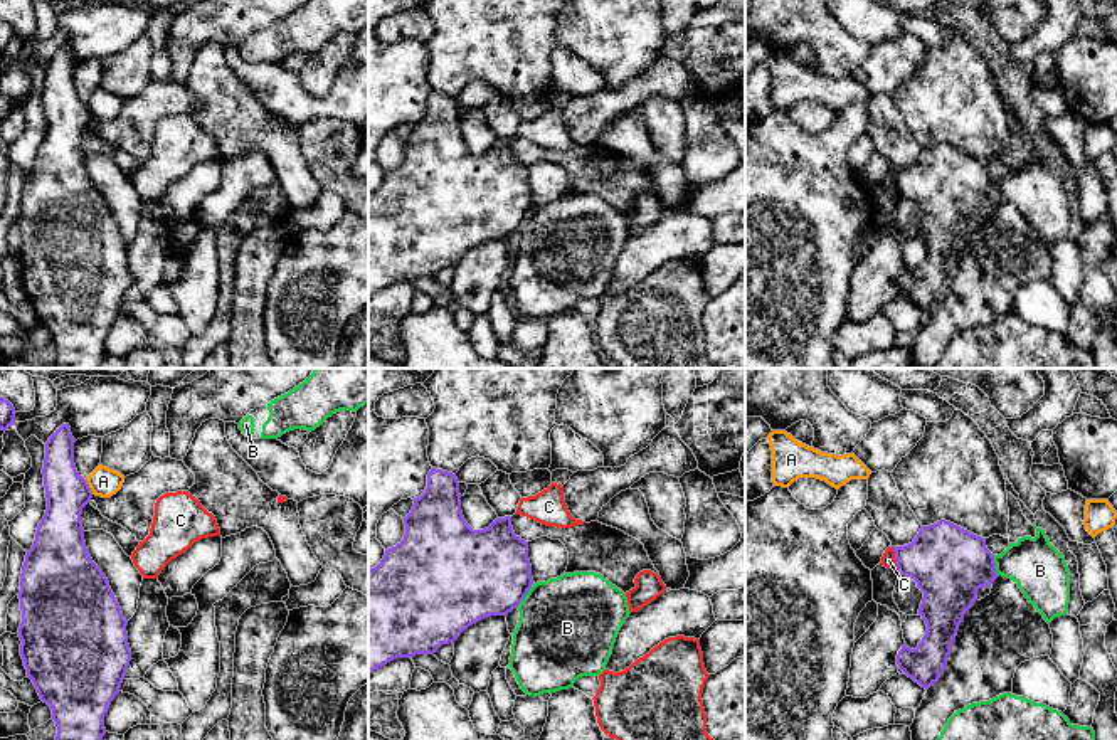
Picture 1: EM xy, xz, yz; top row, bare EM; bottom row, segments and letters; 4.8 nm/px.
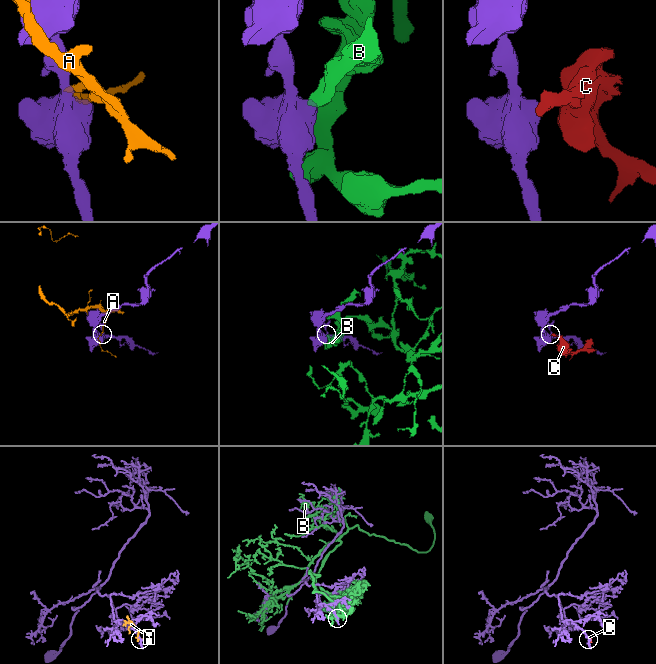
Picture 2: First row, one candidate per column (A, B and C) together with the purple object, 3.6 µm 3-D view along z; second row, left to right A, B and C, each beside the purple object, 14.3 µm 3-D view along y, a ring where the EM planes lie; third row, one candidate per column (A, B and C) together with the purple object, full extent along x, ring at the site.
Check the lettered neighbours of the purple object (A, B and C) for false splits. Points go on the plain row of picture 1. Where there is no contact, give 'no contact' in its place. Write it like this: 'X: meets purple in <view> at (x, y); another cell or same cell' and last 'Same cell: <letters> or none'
A: meets purple in xy at (88, 110); another cell
B: meets purple in xz at (524, 221); another cell
C: meets purple in yz at (895, 180); another cell
Same cell: none

